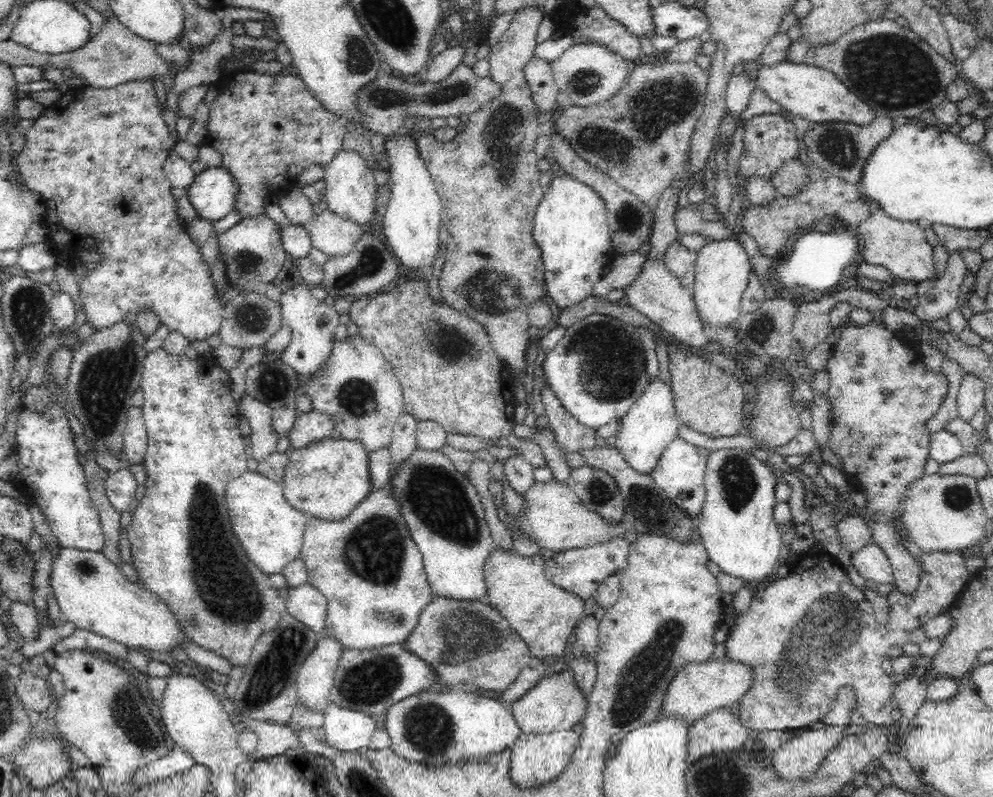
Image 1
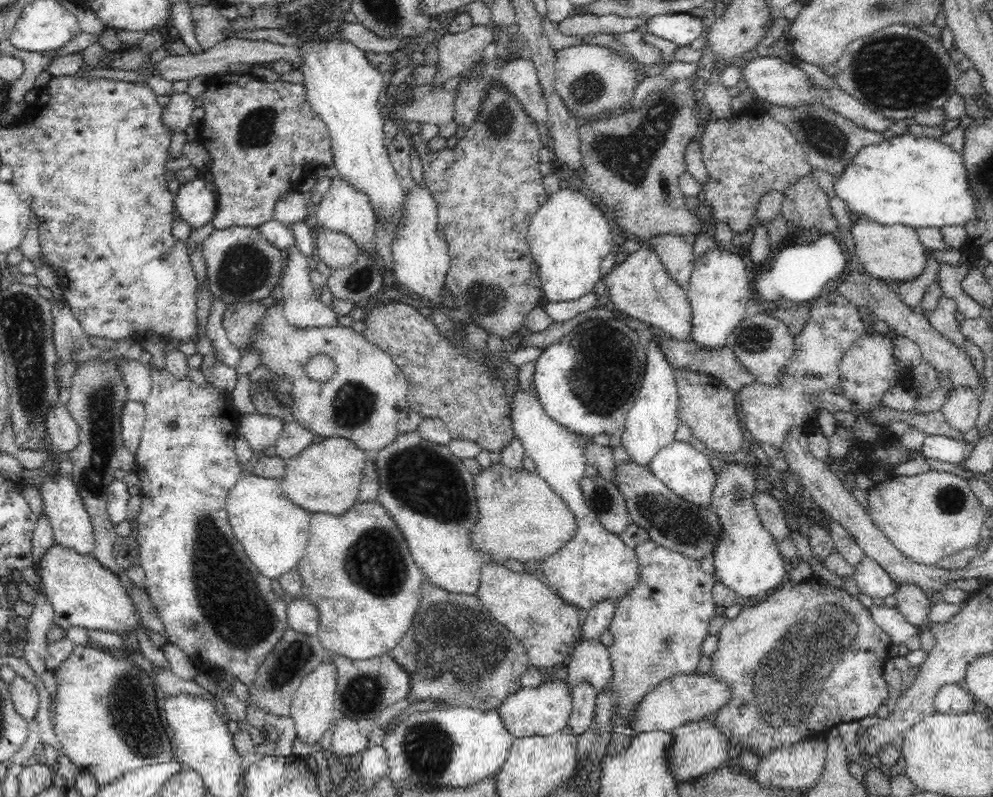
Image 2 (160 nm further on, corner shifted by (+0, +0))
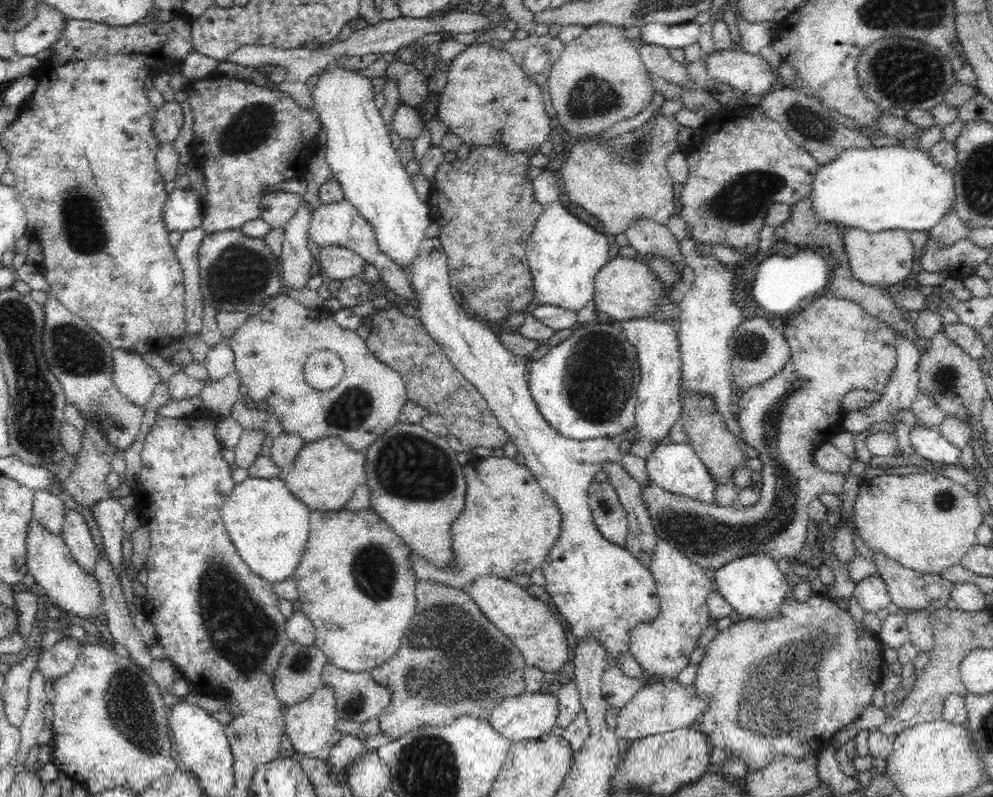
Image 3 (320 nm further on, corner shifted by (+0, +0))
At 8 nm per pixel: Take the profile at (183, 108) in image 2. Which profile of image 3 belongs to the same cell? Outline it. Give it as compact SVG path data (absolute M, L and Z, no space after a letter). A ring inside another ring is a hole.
M172 101L157 109L152 122L152 133L158 144L171 143L182 128L184 115L179 103Z

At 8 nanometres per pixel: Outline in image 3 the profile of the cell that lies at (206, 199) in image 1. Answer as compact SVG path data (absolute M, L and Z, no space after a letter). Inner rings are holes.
M174 189L164 201L162 219L165 230L182 232L201 227L203 220L203 205L198 201L198 195L193 189Z

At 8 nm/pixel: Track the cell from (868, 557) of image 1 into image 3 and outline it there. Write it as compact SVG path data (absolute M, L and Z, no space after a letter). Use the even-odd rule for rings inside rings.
M880 575L866 577L866 580L855 584L853 597L864 614L876 613L891 602L887 586Z

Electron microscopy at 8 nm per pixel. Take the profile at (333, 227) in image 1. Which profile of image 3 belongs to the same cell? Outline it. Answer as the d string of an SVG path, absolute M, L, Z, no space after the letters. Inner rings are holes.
M328 246L320 250L321 272L335 281L350 280L356 275L362 275L366 262L348 248Z

